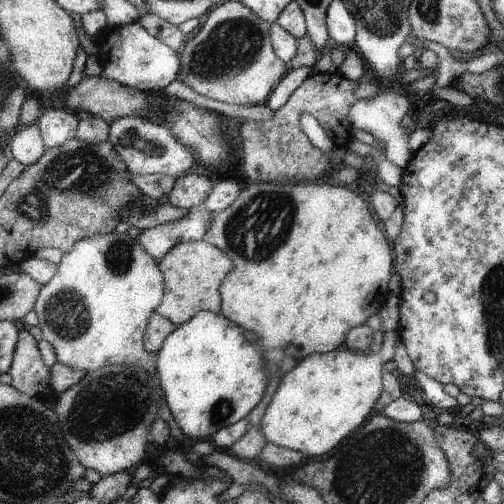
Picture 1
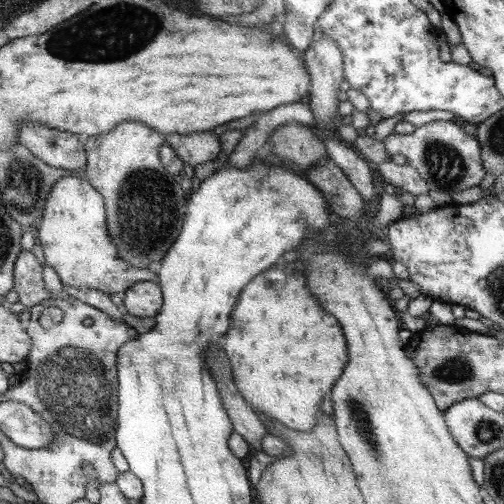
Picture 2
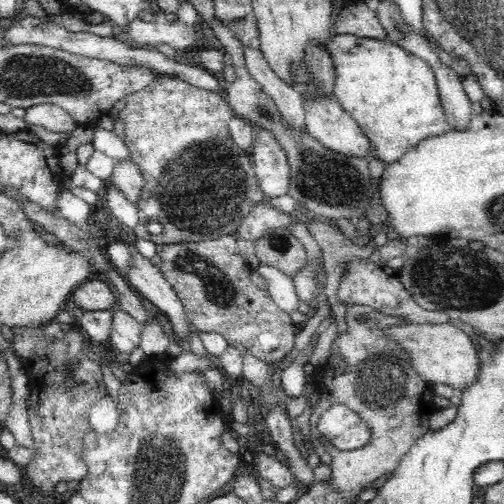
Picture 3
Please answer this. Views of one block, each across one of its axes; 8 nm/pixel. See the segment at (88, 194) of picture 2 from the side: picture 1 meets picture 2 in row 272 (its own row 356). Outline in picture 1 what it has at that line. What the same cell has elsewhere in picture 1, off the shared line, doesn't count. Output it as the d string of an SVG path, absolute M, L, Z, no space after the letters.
M109 232L99 236L93 234L93 238L81 238L81 242L77 242L71 252L61 256L55 276L45 286L41 286L33 306L41 336L55 352L55 364L59 362L85 372L101 370L103 366L127 364L139 366L143 370L155 368L155 356L145 352L145 334L149 318L165 298L163 286L165 280L157 260L153 260L149 252L143 252L141 244L137 244L135 238L129 238L129 234Z

